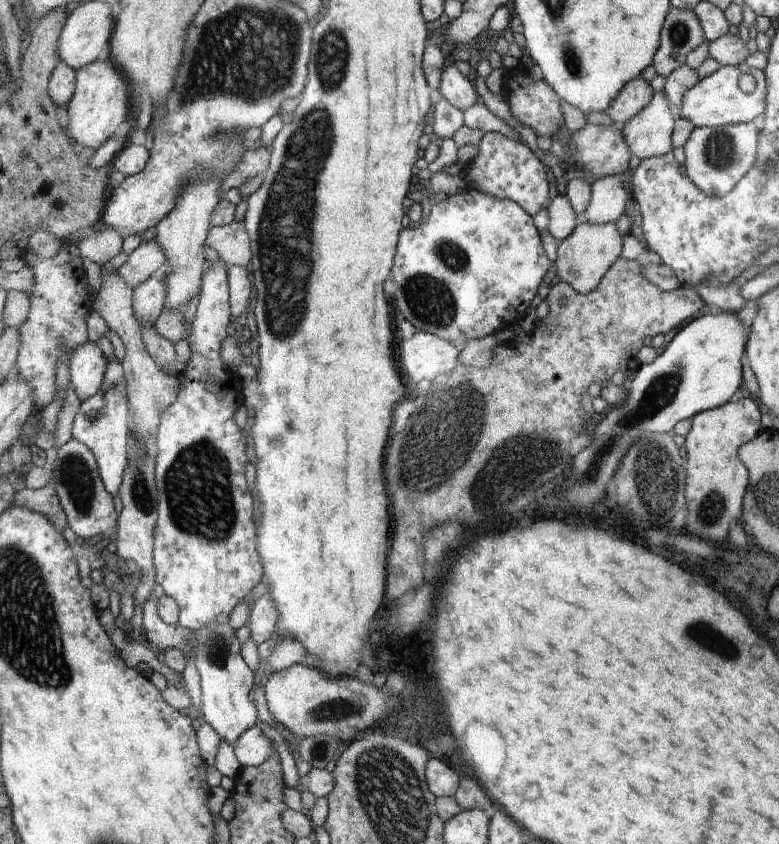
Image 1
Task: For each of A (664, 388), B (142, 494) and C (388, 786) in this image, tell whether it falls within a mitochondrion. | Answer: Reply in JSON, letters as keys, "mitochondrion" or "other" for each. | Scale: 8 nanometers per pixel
{"A":"mitochondrion","B":"mitochondrion","C":"mitochondrion"}

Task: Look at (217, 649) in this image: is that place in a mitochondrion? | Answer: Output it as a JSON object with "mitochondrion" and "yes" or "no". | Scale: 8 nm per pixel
{"mitochondrion":"yes"}

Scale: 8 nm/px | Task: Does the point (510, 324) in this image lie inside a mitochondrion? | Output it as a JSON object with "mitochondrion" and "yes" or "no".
{"mitochondrion":"no"}

